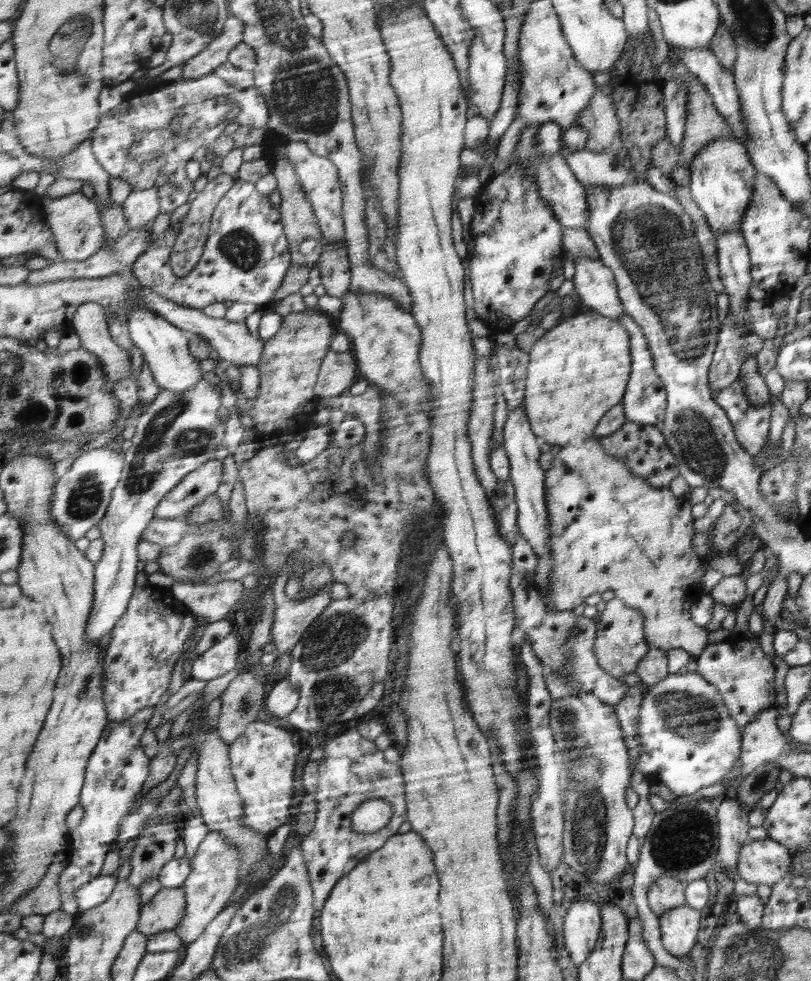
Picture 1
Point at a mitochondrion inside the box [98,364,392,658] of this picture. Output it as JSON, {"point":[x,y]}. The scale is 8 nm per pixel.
{"point":[166,437]}

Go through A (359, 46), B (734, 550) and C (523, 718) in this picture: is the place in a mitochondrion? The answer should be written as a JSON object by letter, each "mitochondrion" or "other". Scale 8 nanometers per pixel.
{"A":"other","B":"other","C":"other"}

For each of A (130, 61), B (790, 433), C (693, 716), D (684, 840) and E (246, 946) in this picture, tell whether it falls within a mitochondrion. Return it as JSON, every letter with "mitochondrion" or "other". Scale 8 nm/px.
{"A":"other","B":"other","C":"mitochondrion","D":"mitochondrion","E":"mitochondrion"}

